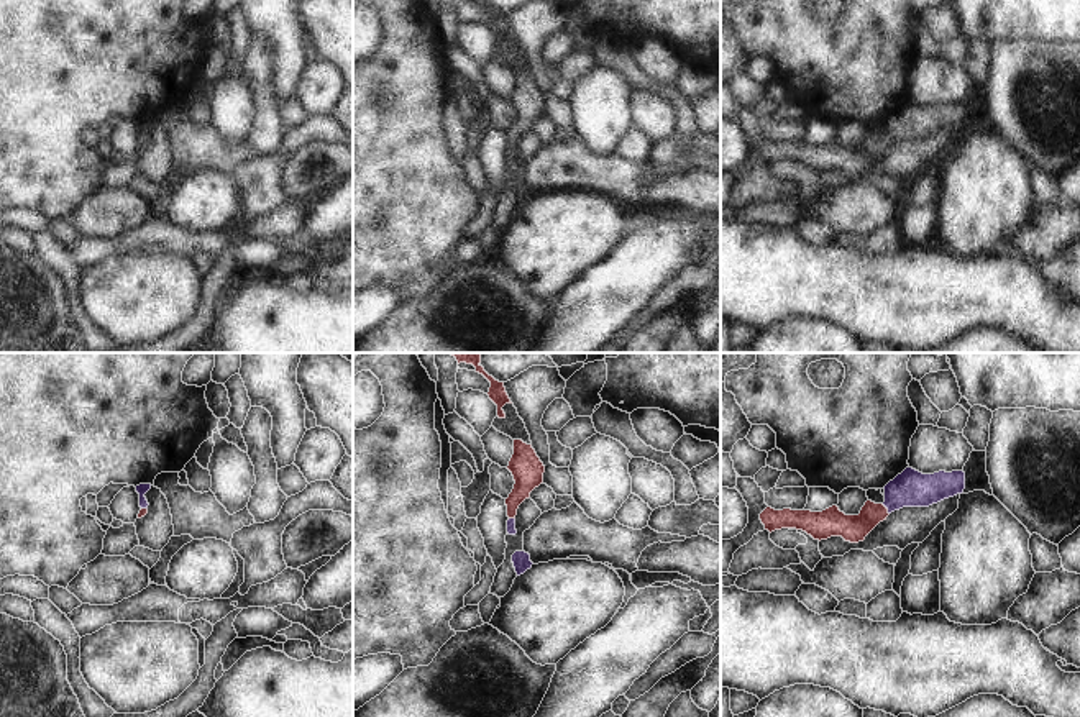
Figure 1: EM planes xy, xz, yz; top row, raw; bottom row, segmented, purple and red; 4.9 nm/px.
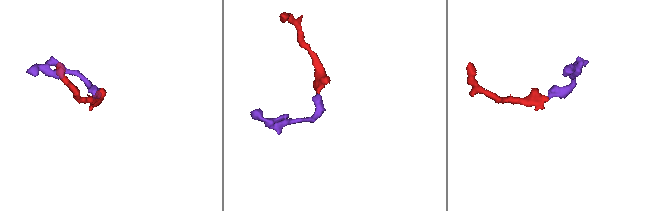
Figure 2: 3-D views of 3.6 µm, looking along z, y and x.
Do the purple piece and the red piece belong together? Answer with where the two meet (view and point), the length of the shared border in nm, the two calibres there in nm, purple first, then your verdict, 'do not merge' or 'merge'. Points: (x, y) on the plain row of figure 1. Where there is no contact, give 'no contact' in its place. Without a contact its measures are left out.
contact yz (887, 140); length 70 nm; calibres 180 and 140 nm; merge

